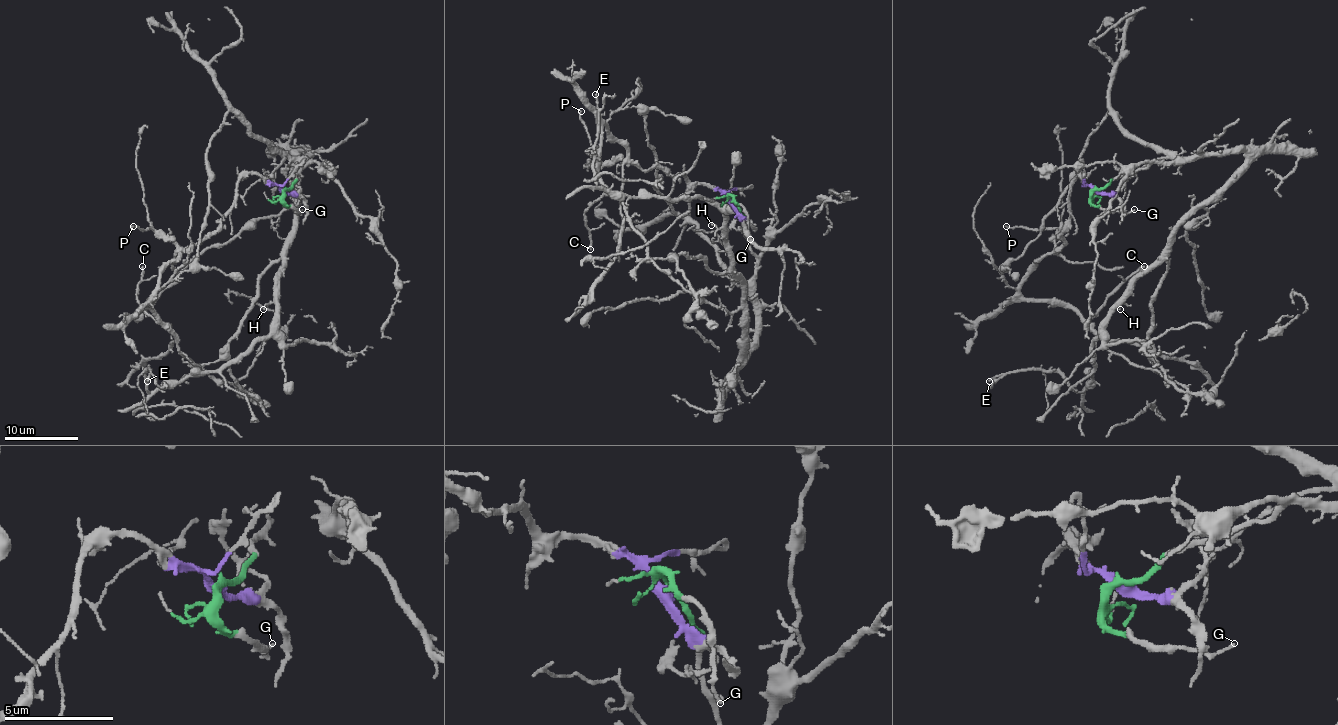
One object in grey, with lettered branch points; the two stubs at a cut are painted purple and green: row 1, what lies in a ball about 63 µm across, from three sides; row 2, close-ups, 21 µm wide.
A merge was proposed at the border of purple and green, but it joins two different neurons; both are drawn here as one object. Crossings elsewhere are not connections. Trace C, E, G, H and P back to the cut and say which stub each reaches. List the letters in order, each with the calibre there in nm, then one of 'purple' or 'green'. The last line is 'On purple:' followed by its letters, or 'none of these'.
C: 170 nm | purple
E: 120 nm | green
G: 100 nm | green
H: 130 nm | green
P: 170 nm | purple
On purple: C, P

